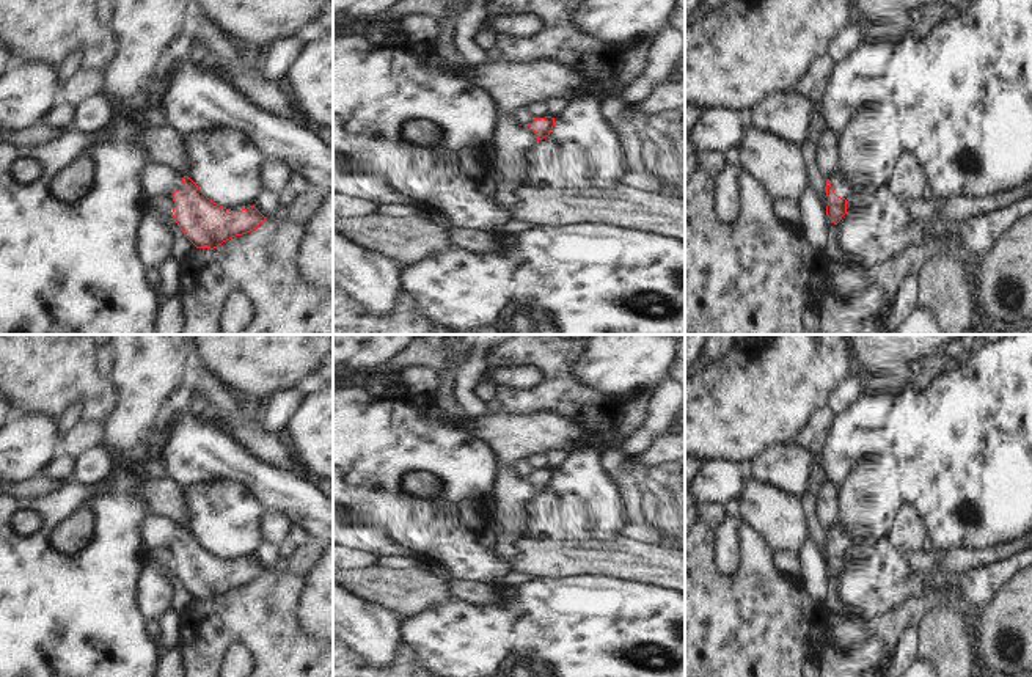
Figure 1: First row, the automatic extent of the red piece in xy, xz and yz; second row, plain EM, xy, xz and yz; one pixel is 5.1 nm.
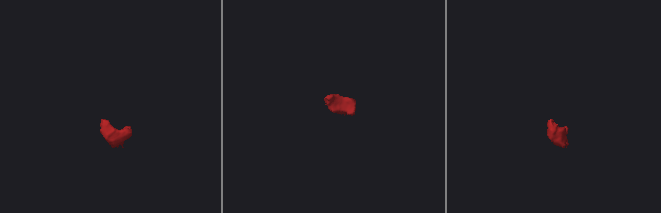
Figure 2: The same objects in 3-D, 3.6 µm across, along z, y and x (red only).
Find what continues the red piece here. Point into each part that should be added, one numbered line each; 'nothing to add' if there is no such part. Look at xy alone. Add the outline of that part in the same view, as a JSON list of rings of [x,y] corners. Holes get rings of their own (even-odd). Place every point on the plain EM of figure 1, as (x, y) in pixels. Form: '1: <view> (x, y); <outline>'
1: xy (159, 531); [[[151,515],[143,525],[149,550],[171,548],[184,537],[182,529],[177,521],[163,515]]]

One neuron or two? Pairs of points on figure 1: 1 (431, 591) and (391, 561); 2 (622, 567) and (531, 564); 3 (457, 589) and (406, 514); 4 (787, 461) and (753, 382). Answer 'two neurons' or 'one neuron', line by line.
1: two neurons
2: one neuron
3: two neurons
4: two neurons

